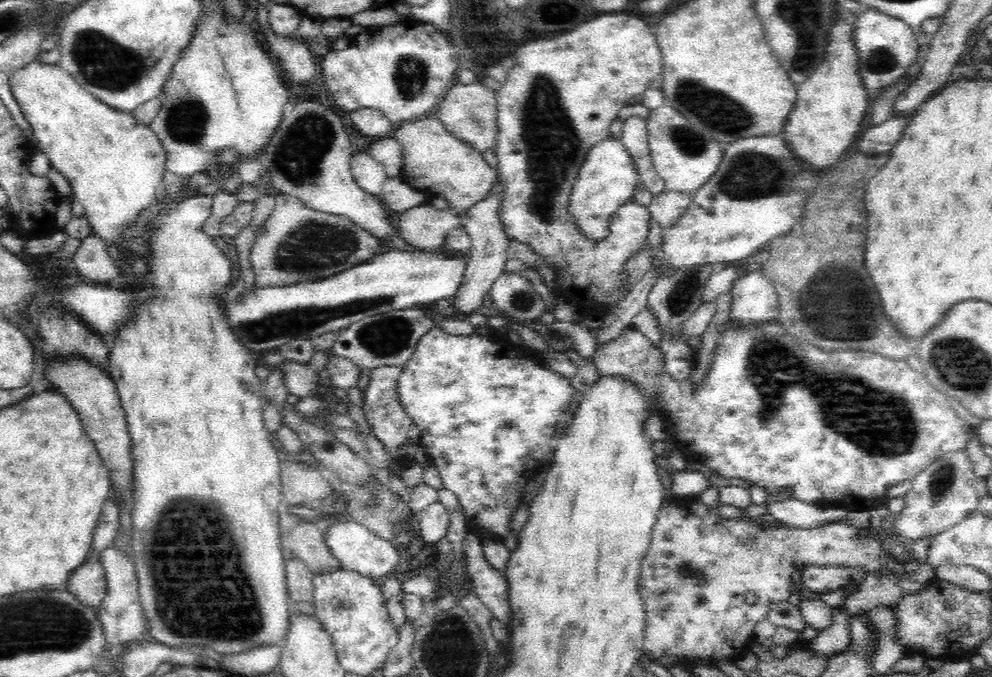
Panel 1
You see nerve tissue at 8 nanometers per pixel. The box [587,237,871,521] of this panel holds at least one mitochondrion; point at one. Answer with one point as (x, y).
(827, 310)

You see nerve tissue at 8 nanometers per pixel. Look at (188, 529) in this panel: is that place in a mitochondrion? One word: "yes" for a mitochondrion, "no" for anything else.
yes

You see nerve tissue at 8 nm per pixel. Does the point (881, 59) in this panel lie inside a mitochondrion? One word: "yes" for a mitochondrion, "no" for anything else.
yes

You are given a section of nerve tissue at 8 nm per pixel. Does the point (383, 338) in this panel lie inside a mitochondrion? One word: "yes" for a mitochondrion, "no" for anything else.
yes

